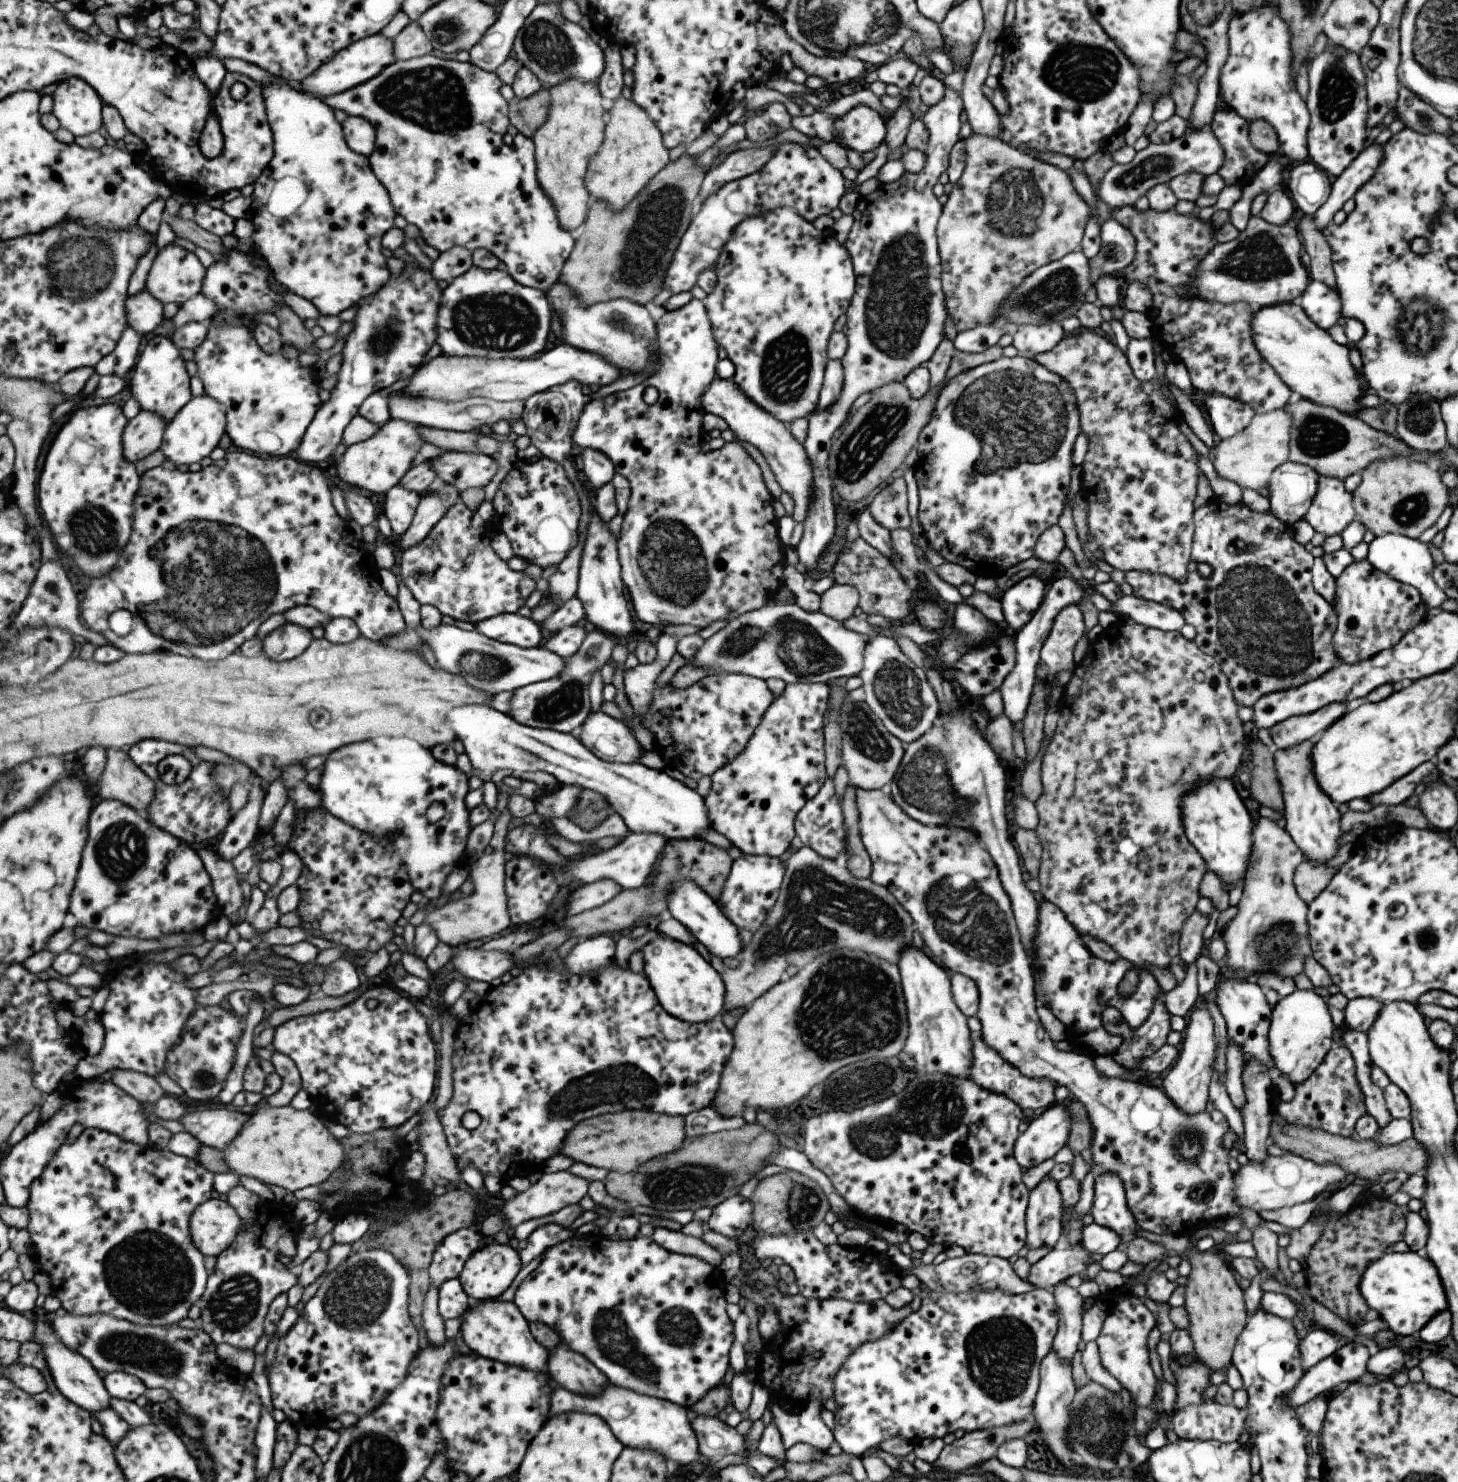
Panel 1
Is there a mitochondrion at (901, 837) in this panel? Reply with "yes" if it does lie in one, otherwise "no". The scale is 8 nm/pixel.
no

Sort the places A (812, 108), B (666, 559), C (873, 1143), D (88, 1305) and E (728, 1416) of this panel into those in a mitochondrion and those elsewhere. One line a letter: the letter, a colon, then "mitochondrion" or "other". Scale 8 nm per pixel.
A: other
B: mitochondrion
C: mitochondrion
D: other
E: other

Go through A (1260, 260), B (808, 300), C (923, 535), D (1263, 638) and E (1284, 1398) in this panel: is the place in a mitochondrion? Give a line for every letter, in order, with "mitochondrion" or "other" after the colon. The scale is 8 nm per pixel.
A: mitochondrion
B: other
C: other
D: mitochondrion
E: other

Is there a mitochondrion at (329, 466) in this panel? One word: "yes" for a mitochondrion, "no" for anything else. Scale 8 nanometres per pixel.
no

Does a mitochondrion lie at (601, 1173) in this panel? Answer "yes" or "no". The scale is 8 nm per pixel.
no

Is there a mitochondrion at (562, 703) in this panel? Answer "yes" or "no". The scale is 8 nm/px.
yes

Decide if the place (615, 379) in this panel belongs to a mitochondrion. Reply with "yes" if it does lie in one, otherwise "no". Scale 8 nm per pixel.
no

